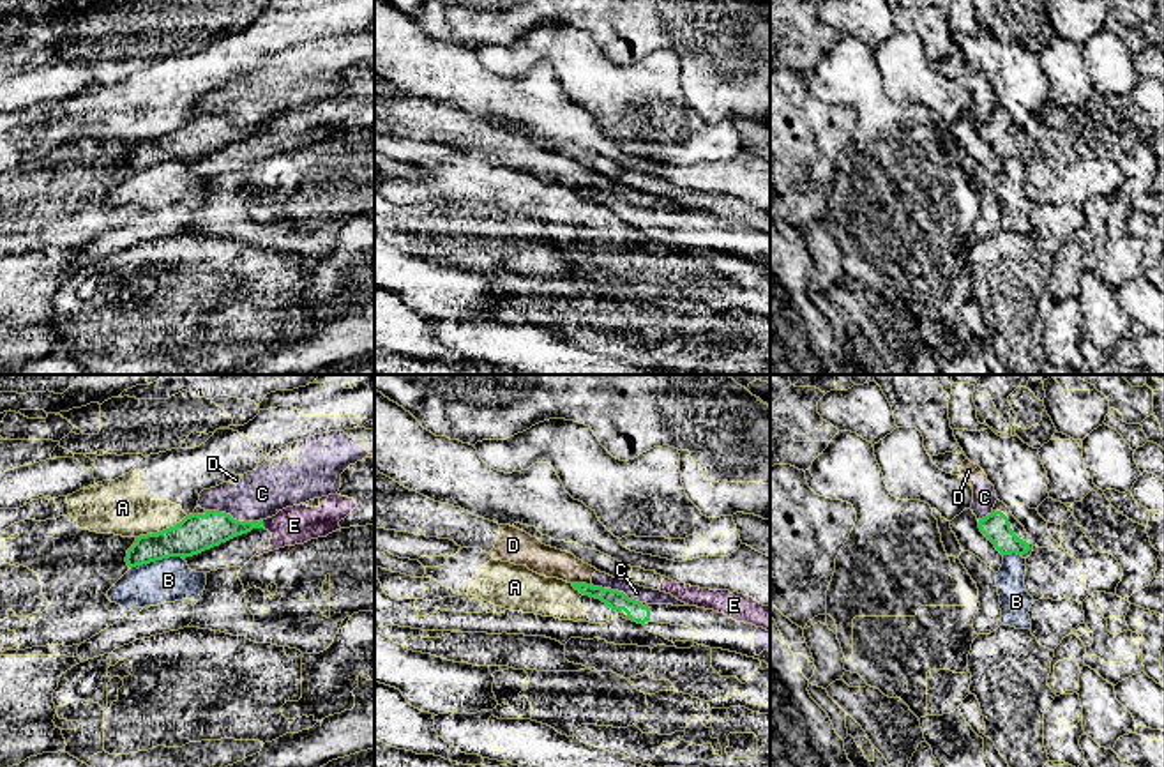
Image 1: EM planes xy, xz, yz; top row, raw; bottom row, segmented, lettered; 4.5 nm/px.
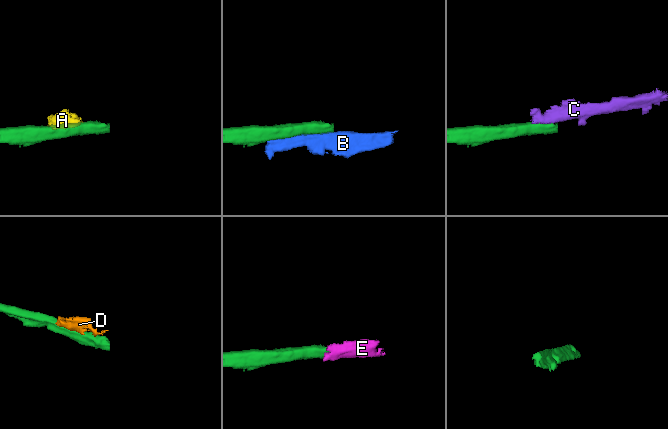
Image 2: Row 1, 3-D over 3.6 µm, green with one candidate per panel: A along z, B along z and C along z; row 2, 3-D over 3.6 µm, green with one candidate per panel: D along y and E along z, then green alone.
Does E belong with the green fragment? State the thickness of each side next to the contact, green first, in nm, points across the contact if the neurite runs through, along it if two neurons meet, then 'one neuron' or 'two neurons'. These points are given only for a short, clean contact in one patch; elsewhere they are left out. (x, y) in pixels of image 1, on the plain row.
160/180 nm | along xy (264, 124), (262, 131) | two neurons

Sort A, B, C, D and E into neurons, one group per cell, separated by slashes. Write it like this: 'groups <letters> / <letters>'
groups A / B / C D / E

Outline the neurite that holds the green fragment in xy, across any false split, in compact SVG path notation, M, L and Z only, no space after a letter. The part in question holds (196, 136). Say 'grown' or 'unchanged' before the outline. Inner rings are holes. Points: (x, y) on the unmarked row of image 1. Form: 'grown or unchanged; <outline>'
unchanged; M219 115L189 118L175 131L136 141L136 147L127 154L125 166L129 171L136 171L170 161L193 161L253 133L263 133L261 129L263 124L237 125Z

